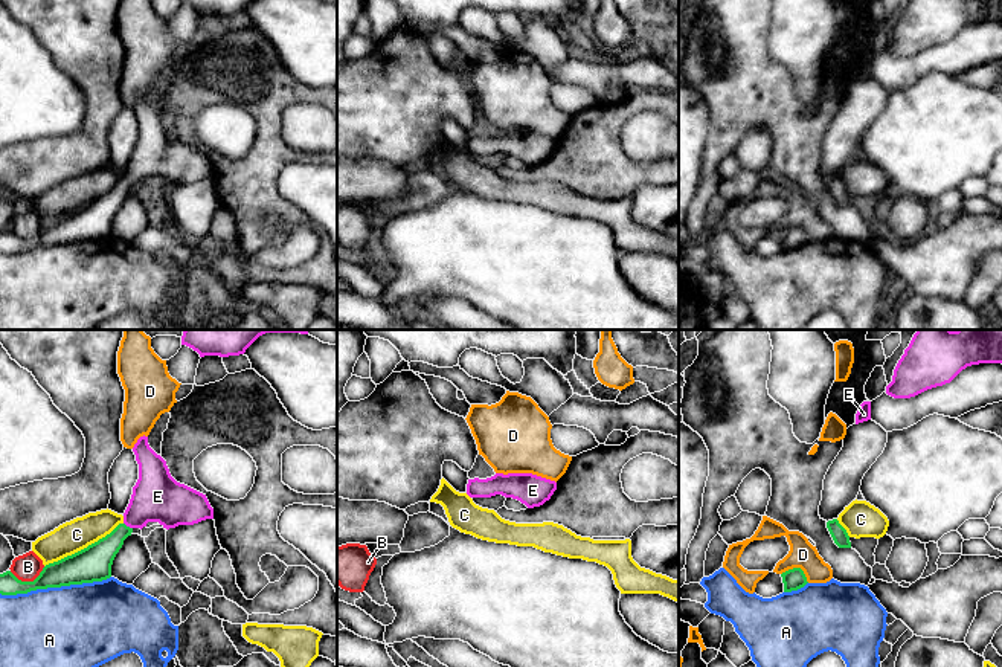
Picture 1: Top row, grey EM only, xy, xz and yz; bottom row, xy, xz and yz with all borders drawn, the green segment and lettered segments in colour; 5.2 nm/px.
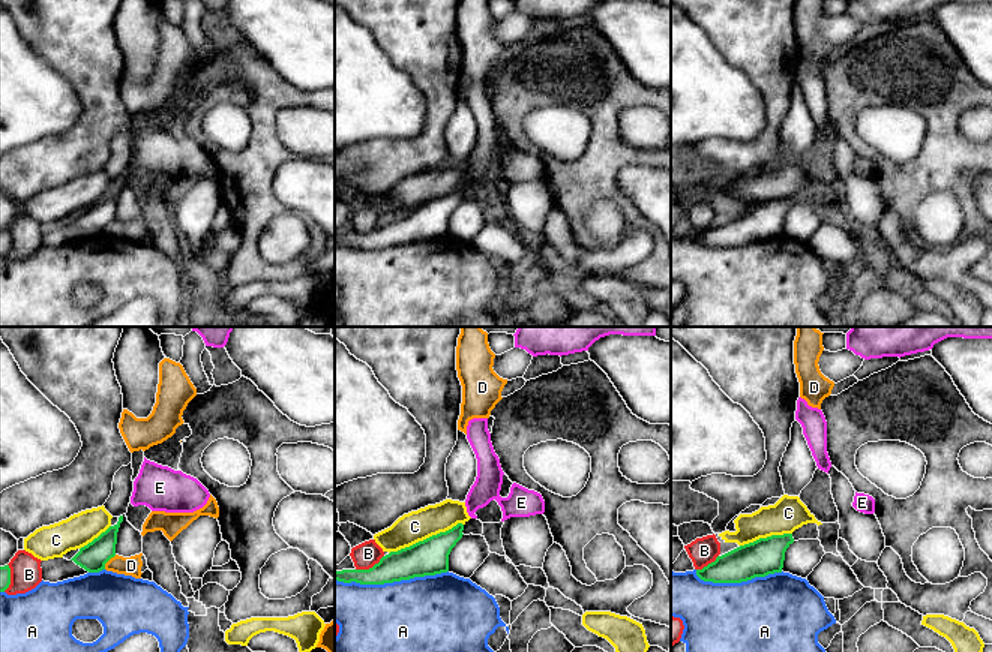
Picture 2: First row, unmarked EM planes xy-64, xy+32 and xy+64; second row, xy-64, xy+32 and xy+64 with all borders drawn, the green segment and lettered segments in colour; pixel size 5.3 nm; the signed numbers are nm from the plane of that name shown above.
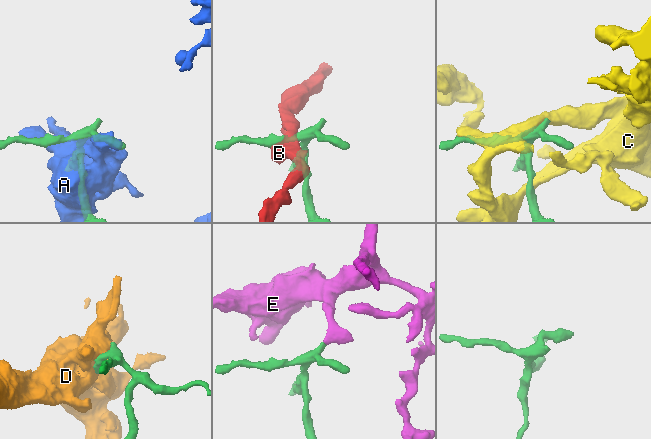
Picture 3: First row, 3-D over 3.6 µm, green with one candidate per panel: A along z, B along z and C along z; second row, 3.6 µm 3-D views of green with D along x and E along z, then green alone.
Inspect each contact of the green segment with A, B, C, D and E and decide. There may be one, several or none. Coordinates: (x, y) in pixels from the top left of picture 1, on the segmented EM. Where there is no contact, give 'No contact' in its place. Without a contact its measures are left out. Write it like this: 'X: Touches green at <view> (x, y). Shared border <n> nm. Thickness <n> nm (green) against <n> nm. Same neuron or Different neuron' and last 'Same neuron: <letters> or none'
A: Touches green at xy (55, 586). Shared border 600 nm. Thickness 190 nm (green) against 440 nm. Different neuron
B: Touches green at xy (28, 582). Shared border 190 nm. Thickness 160 nm (green) against 140 nm. Different neuron
C: Touches green at xy (84, 548). Shared border 480 nm. Thickness 190 nm (green) against 160 nm. Different neuron
D: Touches green at yz (798, 568). Shared border 160 nm. Thickness 120 nm (green) against 150 nm. Different neuron
E: Touches green at xy (128, 527). Shared border 60 nm. Thickness 170 nm (green) against 260 nm. Same neuron
Same neuron: E

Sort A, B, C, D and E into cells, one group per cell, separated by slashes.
A / B / C / D / E

